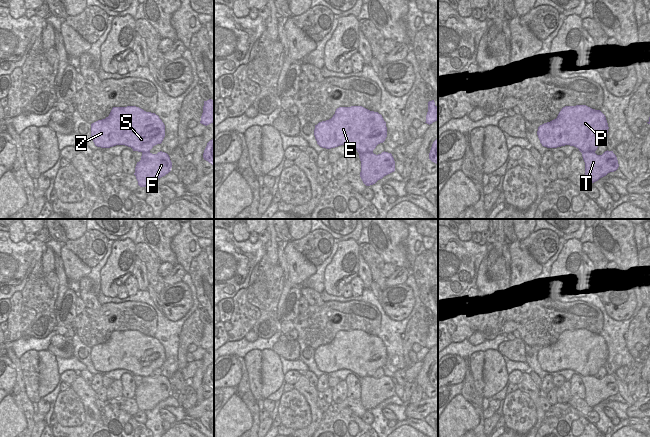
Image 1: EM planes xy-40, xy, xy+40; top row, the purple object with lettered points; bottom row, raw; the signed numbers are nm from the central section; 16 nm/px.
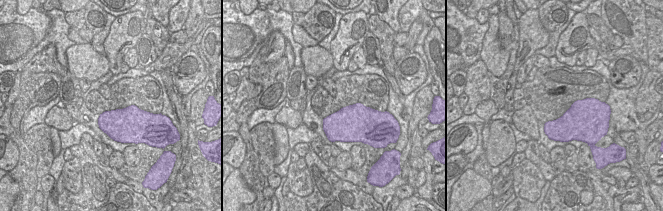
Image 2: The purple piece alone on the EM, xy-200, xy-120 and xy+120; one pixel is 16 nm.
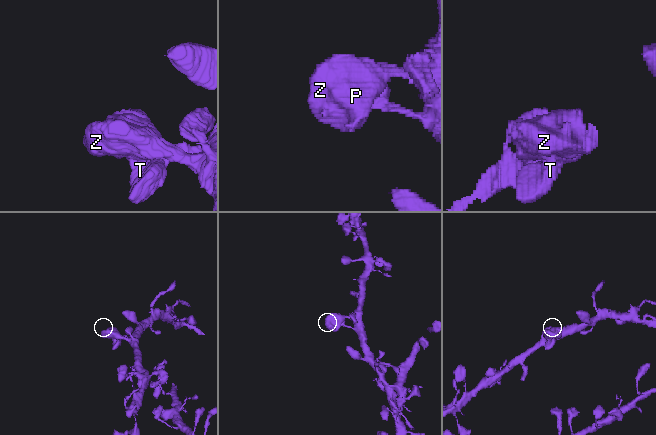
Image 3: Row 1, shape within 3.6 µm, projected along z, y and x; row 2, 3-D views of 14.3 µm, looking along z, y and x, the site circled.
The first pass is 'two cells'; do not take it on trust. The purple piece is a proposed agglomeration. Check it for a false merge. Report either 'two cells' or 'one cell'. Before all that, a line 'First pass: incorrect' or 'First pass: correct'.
First pass: incorrect
one cell

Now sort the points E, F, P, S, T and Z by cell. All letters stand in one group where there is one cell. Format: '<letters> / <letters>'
E F P S T Z

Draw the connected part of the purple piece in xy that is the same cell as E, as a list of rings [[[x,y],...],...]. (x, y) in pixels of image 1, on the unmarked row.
[[[362,330],[339,331],[329,344],[315,349],[314,360],[317,368],[326,373],[341,369],[353,371],[359,377],[361,385],[360,401],[366,410],[375,408],[384,400],[395,395],[395,385],[391,377],[374,378],[373,374],[387,361],[387,351],[381,338],[370,335]]]

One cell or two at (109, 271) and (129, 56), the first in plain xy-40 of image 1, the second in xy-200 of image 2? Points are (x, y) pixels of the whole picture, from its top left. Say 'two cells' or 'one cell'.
two cells

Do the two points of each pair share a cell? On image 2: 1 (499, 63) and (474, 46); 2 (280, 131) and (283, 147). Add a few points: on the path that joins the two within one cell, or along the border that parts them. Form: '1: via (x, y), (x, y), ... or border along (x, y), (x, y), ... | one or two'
1: border along (489, 28), (484, 35), (479, 58) | two
2: via (280, 135), (281, 143) | one

